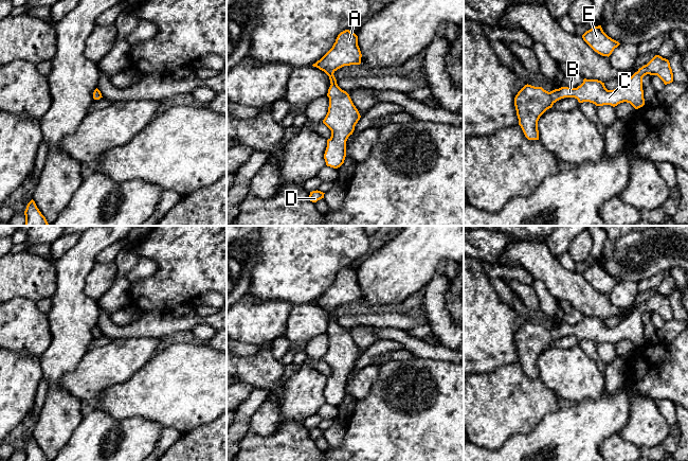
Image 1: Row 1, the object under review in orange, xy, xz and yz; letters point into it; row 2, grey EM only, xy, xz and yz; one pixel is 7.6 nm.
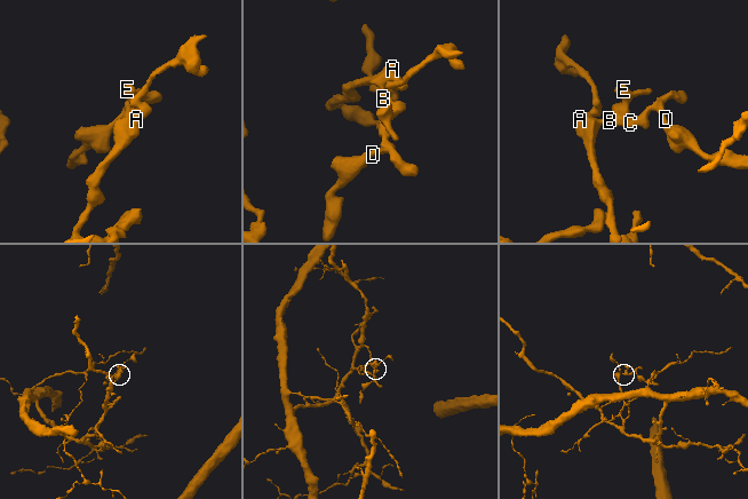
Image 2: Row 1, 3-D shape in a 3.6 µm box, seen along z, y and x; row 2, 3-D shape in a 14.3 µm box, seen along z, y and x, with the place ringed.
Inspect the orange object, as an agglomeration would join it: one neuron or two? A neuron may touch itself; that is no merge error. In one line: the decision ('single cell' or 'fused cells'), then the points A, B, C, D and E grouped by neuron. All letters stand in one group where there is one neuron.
single cell | A B C D E

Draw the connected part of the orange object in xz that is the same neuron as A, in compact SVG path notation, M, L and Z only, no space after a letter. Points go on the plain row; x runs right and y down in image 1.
M345 267L341 269L332 285L313 304L324 308L330 317L327 334L329 335L328 350L323 360L331 368L327 377L324 396L327 404L340 405L346 394L346 378L355 368L361 353L354 342L349 332L342 327L333 311L344 304L361 301L361 288L358 283L358 273Z

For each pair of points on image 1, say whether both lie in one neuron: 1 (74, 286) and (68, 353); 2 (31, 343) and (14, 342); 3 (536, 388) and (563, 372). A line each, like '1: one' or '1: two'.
1: one
2: one
3: two

